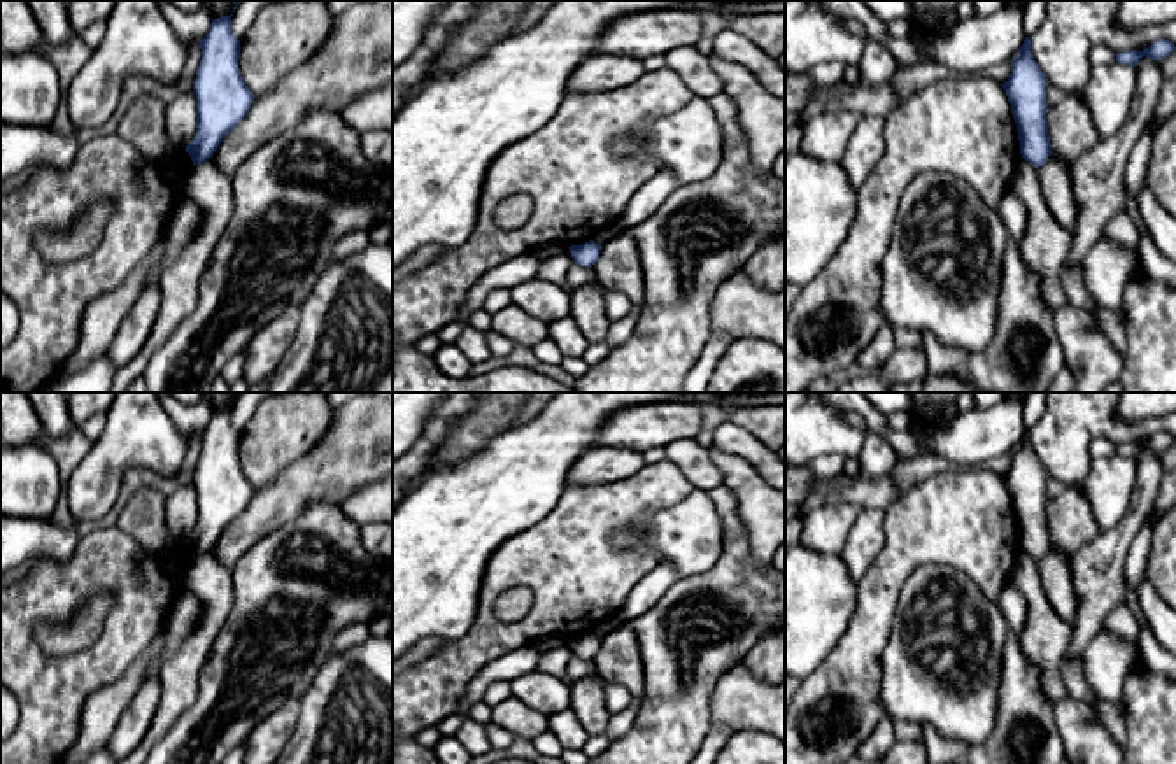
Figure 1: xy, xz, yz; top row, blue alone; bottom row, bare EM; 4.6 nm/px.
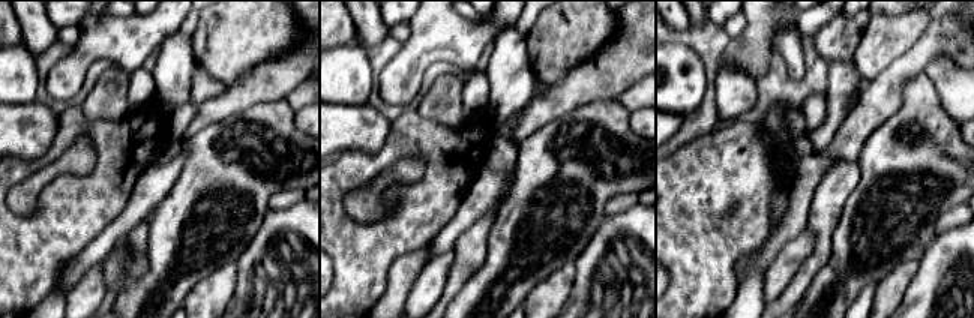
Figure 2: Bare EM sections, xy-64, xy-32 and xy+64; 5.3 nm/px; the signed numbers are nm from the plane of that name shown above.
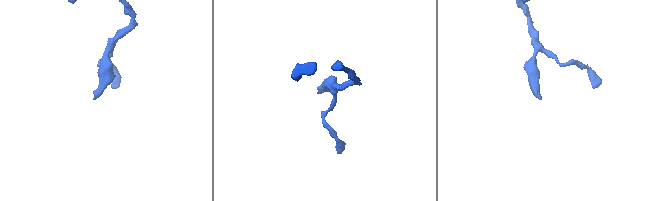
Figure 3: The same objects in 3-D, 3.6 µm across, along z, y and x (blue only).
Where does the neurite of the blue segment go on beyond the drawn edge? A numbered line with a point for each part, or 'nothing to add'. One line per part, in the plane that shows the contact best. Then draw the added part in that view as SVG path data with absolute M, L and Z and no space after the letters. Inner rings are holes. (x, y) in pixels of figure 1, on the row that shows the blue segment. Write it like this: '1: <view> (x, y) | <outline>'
nothing to add

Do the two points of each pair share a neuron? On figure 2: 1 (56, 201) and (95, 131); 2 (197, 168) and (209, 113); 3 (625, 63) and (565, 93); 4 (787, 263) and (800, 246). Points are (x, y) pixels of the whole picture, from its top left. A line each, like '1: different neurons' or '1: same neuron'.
1: same neuron
2: different neurons
3: same neuron
4: same neuron

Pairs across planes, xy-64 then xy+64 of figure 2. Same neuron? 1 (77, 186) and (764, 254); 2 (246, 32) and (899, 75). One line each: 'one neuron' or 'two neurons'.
1: two neurons
2: two neurons

